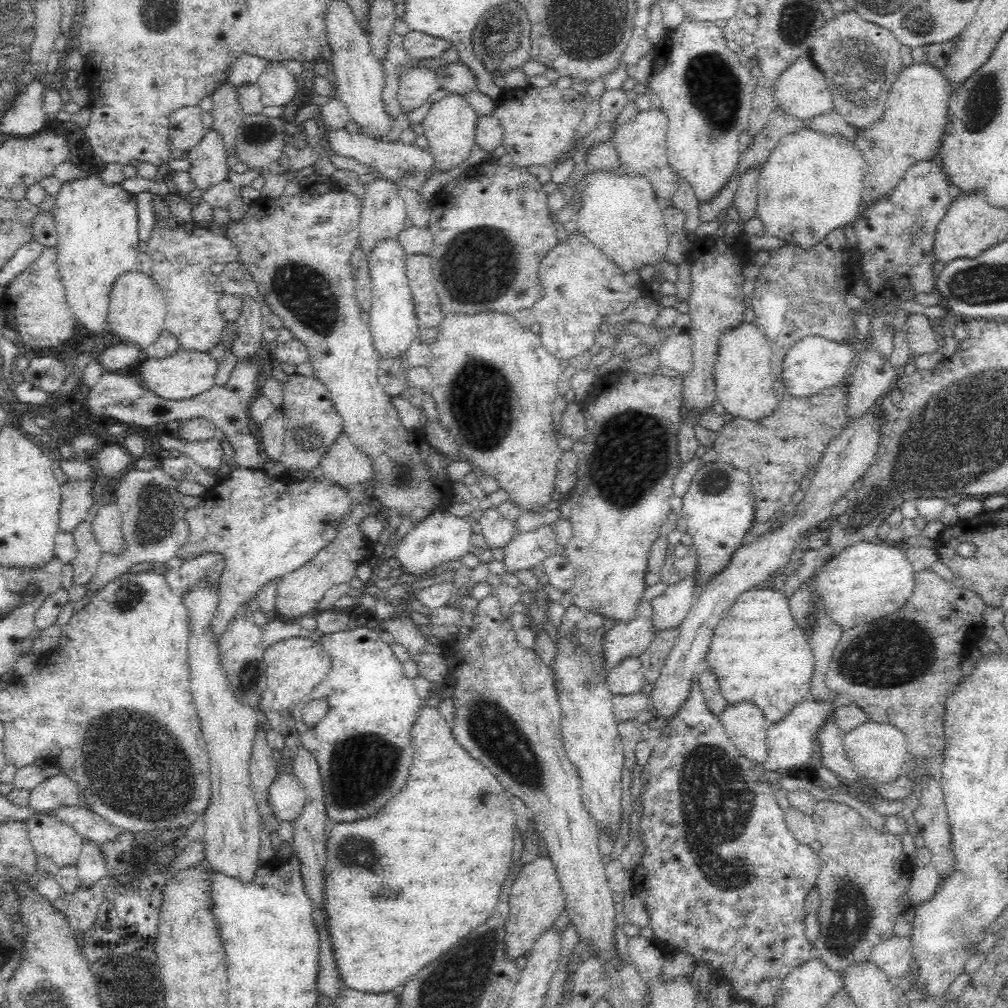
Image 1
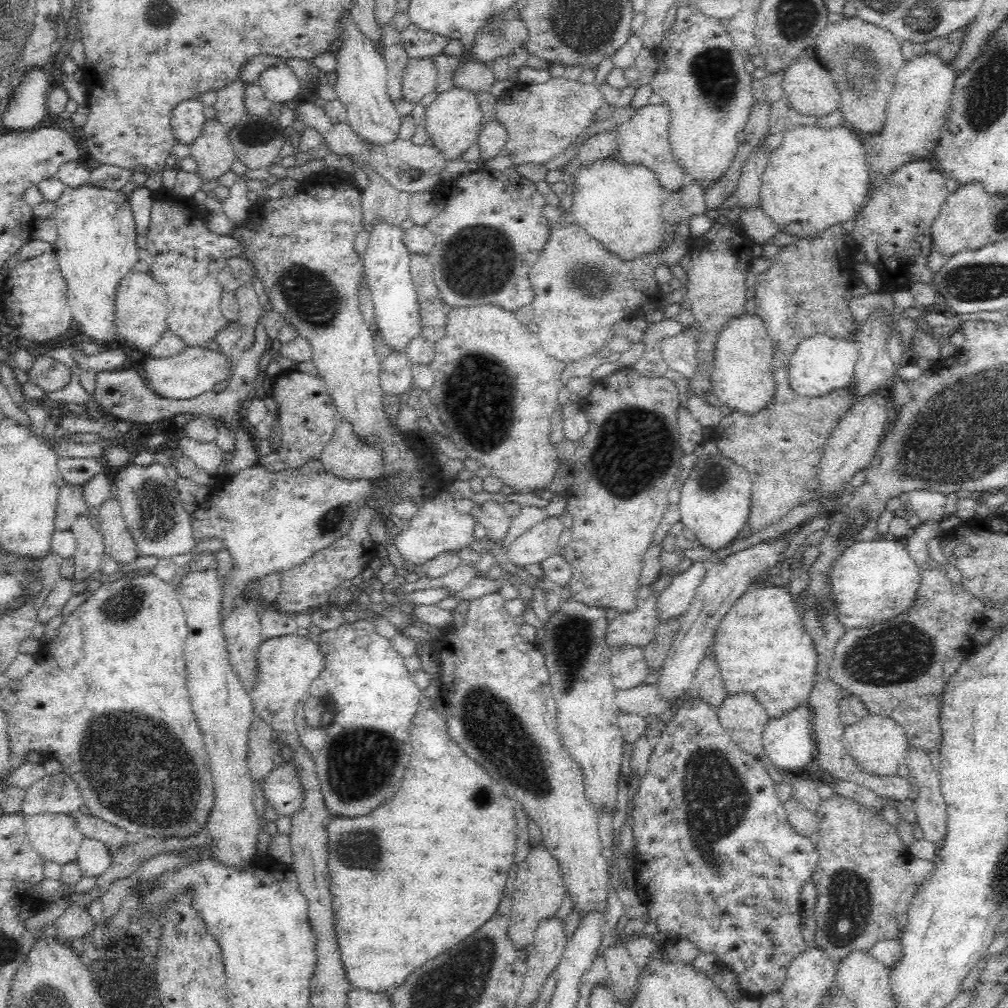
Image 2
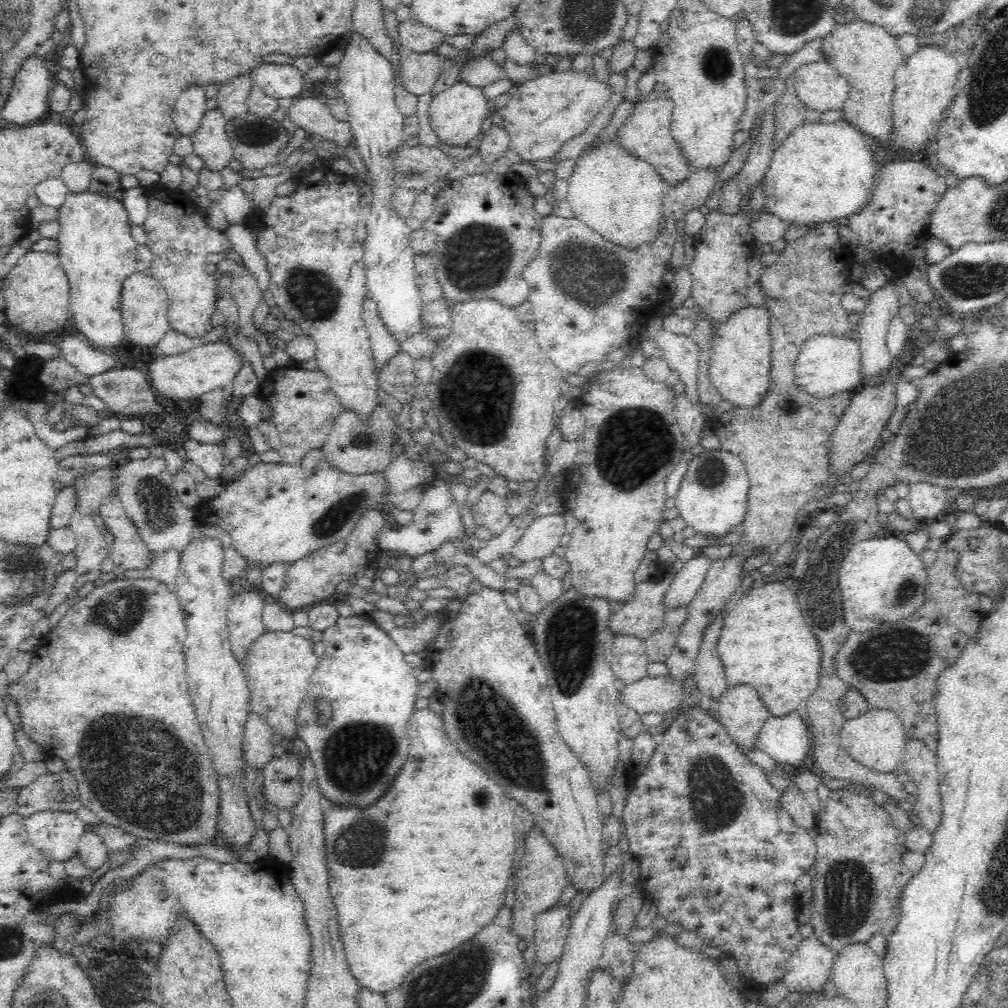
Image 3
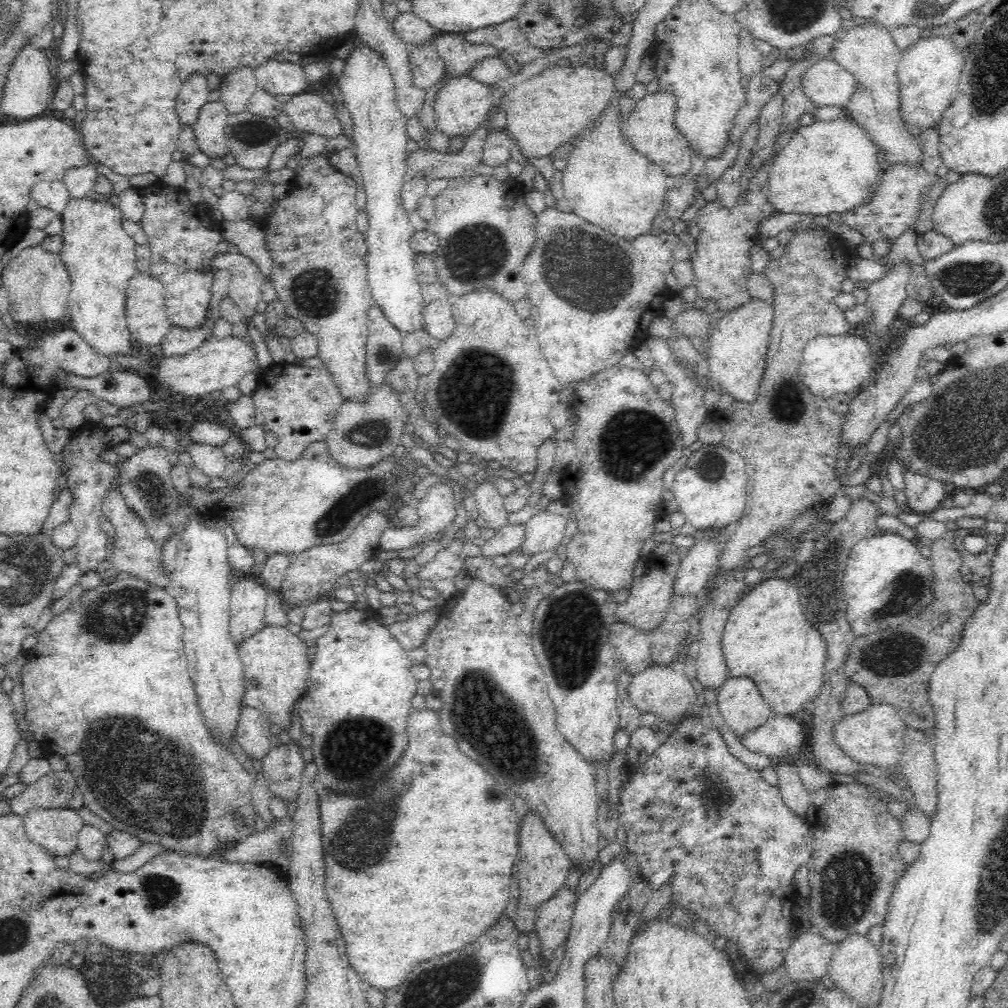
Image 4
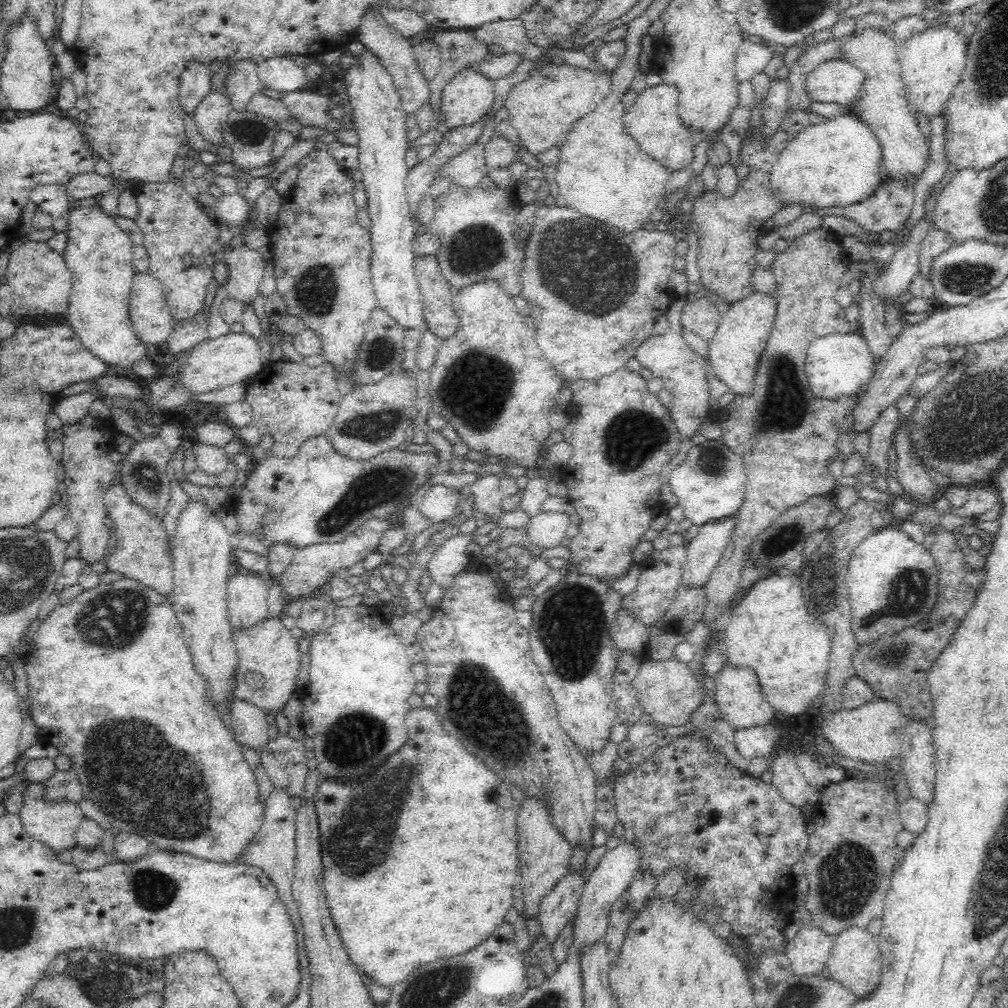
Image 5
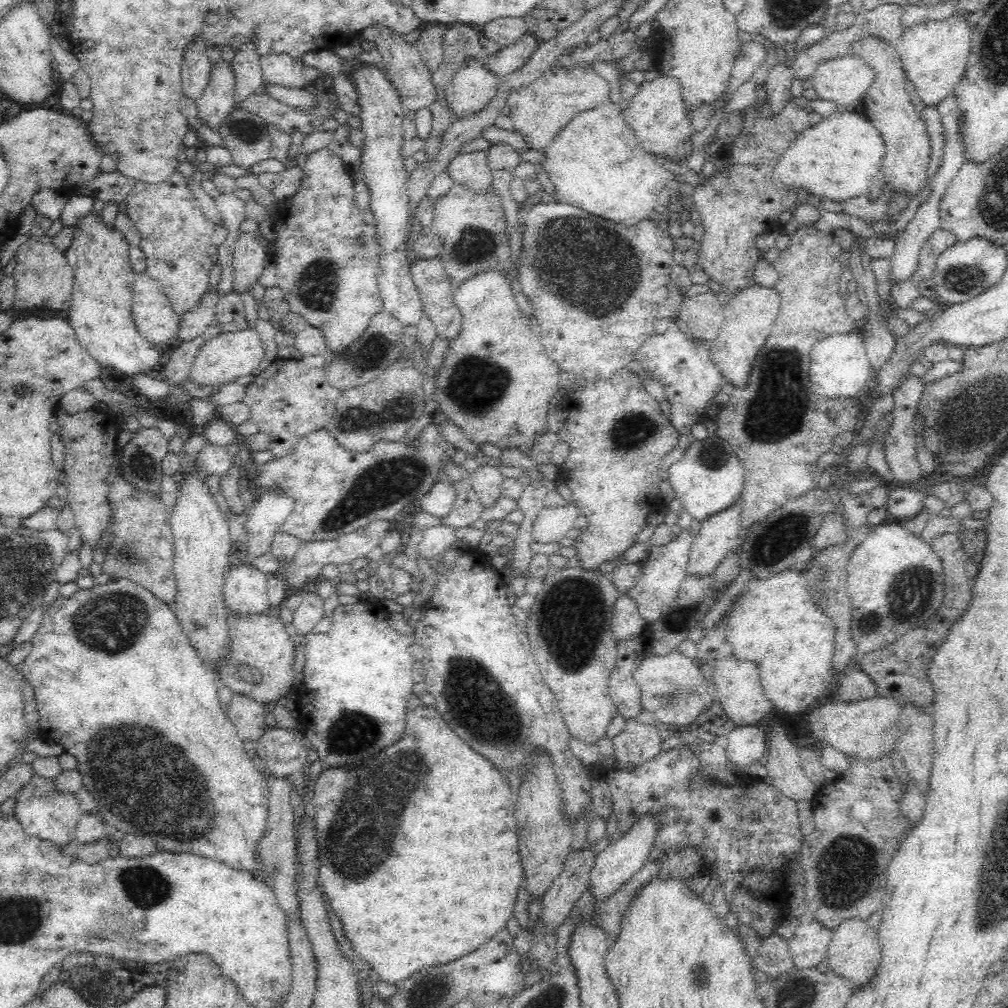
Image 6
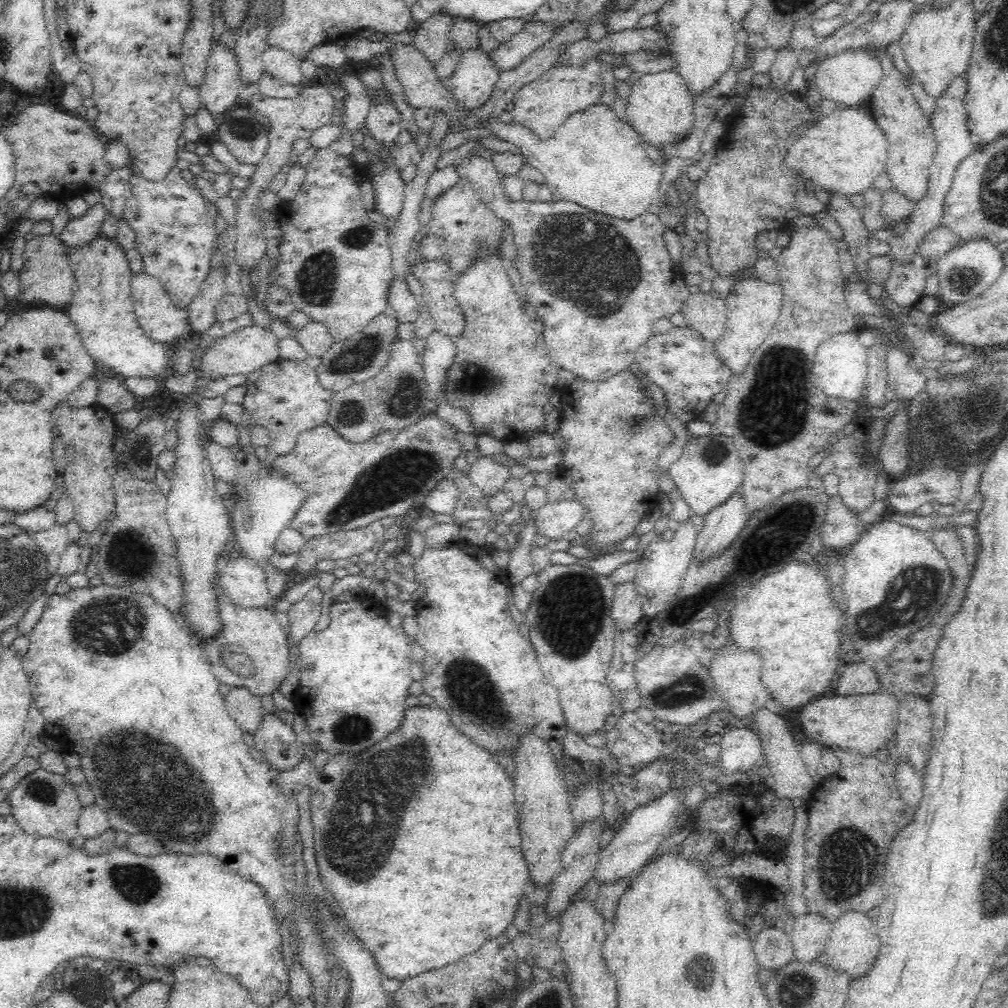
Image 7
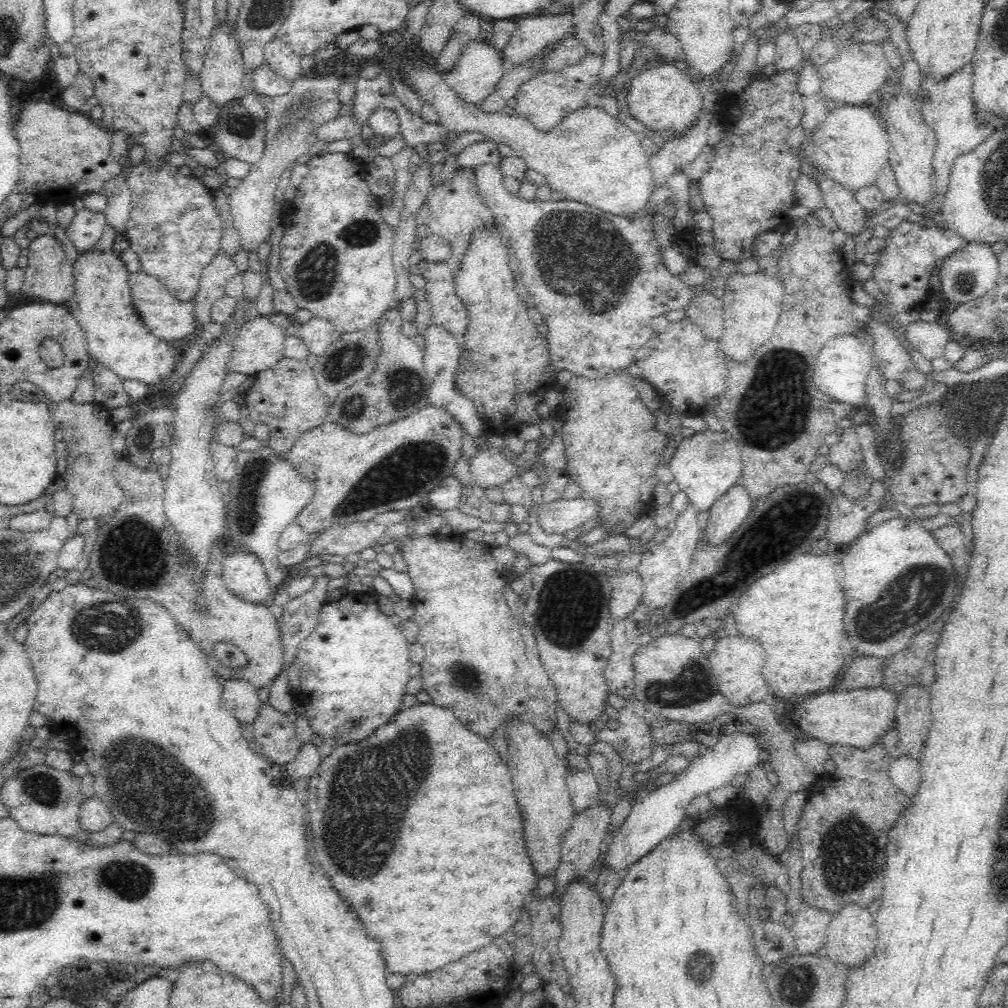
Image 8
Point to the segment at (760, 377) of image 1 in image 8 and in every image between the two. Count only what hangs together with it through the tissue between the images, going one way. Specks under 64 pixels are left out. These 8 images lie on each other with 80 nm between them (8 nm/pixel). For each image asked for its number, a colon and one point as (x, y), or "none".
2: (742, 377)
3: (739, 366)
4: (738, 345)
5: (744, 328)
6: (749, 315)
7: (752, 305)
8: (752, 302)

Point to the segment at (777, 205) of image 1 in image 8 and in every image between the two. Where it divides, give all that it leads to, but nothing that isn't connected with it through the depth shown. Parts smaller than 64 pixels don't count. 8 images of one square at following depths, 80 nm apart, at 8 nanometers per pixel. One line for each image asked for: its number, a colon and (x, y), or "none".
2: (817, 177)
3: (820, 172)
4: (830, 166)
5: (838, 162)
6: (840, 158)
7: (843, 152)
8: (851, 145)

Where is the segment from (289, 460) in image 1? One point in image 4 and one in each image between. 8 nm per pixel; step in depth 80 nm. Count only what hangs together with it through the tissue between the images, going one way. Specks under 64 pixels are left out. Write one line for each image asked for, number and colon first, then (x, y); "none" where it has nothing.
2: (307, 415)
3: (303, 408)
4: (299, 404)

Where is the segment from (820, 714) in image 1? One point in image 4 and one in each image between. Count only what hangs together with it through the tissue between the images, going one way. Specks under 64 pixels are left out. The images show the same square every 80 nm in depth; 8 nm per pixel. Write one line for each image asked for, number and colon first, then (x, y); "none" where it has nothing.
2: (788, 741)
3: (786, 739)
4: (782, 737)

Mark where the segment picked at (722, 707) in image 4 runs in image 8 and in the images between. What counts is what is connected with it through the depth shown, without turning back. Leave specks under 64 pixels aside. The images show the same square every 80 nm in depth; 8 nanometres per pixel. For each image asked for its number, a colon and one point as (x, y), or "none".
5: (738, 694)
6: (737, 684)
7: (737, 674)
8: (737, 662)

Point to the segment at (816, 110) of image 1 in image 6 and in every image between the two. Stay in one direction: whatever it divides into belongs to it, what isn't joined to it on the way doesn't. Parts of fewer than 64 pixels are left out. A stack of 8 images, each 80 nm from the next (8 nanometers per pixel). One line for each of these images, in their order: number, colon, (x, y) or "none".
2: (809, 87)
3: (818, 84)
4: (826, 83)
5: (836, 80)
6: (844, 80)

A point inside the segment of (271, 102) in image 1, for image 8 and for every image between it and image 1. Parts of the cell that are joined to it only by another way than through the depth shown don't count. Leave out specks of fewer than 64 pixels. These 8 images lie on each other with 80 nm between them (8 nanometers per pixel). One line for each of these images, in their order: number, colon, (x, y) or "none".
2: (279, 83)
3: (277, 80)
4: (274, 76)
5: (281, 73)
6: (278, 68)
7: (283, 64)
8: (280, 56)

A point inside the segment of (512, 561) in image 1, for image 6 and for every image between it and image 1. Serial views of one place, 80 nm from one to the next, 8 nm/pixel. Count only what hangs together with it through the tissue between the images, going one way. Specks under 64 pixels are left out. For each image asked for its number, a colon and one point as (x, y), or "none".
2: (538, 542)
3: (544, 533)
4: (544, 531)
5: (546, 529)
6: (553, 523)

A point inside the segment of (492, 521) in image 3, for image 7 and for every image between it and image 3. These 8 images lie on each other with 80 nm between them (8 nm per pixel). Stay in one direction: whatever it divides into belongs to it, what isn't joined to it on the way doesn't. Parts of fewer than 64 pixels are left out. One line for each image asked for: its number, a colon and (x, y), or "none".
4: (490, 503)
5: (486, 491)
6: (486, 480)
7: (489, 476)

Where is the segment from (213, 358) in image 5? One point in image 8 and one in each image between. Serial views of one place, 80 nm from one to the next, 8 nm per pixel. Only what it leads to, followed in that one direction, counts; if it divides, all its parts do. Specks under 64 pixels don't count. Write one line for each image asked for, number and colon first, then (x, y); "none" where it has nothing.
6: (238, 353)
7: (246, 349)
8: (260, 343)

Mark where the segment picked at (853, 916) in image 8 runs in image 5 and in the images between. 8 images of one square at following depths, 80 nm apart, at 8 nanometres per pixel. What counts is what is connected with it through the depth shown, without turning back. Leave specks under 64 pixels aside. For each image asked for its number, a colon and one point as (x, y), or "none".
5: (855, 960)
6: (854, 952)
7: (853, 944)

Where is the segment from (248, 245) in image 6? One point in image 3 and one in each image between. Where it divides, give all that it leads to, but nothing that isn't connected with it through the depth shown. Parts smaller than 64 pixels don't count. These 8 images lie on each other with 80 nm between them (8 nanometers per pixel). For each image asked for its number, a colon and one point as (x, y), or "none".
3: (244, 289)
4: (246, 280)
5: (246, 266)

